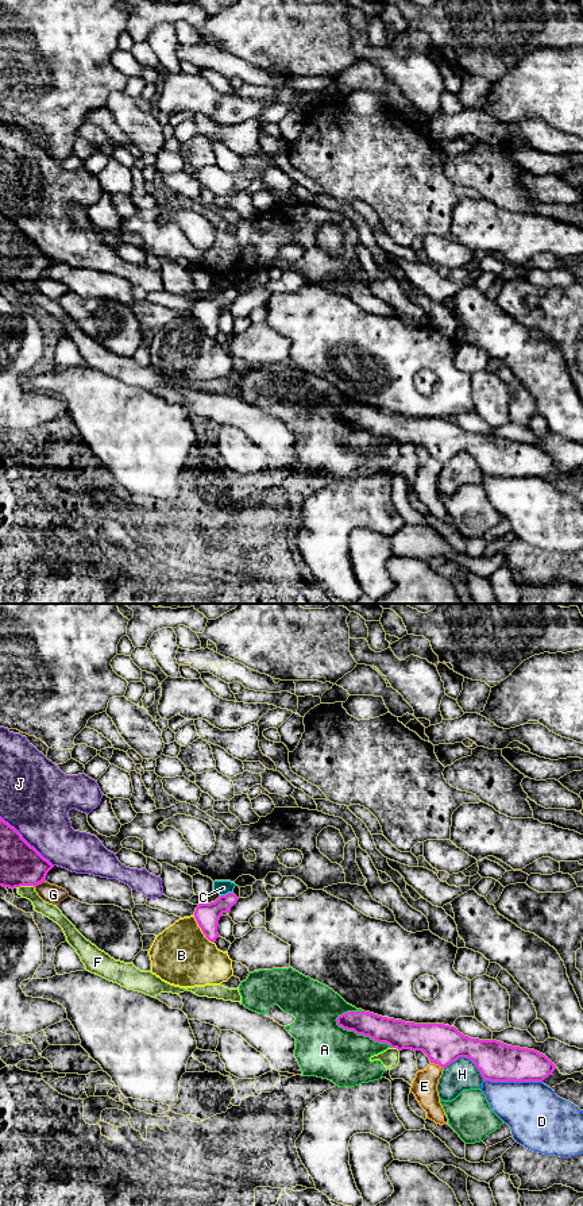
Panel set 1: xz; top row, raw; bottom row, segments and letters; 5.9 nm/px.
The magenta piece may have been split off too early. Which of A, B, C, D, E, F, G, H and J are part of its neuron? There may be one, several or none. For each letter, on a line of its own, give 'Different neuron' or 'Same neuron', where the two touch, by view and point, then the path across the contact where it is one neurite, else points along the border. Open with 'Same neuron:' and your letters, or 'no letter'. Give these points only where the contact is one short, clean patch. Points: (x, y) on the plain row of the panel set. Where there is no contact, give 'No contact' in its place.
Same neuron: no letter
A: Different neuron. Touches magenta at xz (362, 428)
B: Different neuron. Touches magenta at xz (201, 324)
C: Different neuron. Touches magenta at xz (226, 289). Boundary: xz (232, 286), (220, 291)
D: Different neuron. Touches magenta at xz (513, 476)
E: Different neuron. Touches magenta at xz (437, 458)
F: Different neuron. Touches magenta at xz (24, 280)
G: Different neuron. Touches magenta at xz (38, 278)
H: Different neuron. Touches magenta at xz (467, 453). Boundary: xz (444, 462), (459, 453), (467, 453), (483, 474)
J: Different neuron. Touches magenta at xz (26, 237)

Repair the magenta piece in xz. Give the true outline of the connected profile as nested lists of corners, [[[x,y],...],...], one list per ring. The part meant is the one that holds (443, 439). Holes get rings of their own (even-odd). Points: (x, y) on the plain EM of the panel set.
[[[347,407],[337,420],[391,443],[422,446],[431,458],[445,463],[459,452],[470,454],[483,475],[543,477],[556,461],[543,448],[511,442],[497,435],[471,434],[455,421],[414,419],[382,412],[370,407]]]

